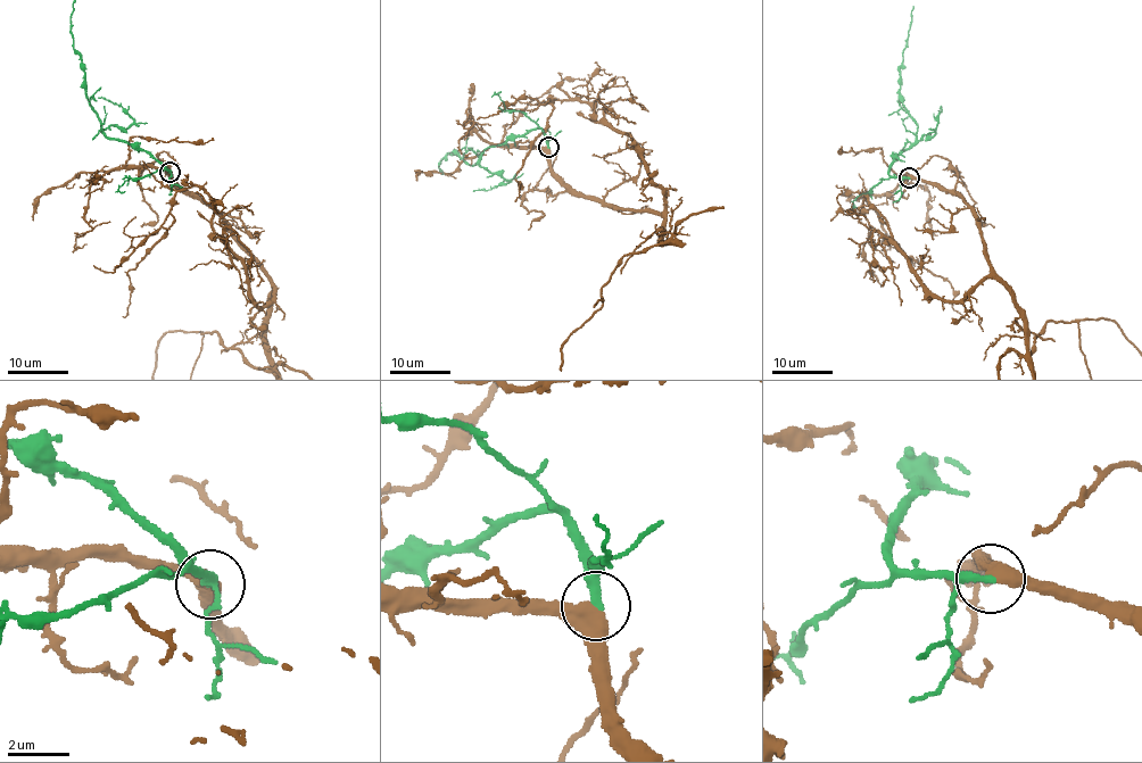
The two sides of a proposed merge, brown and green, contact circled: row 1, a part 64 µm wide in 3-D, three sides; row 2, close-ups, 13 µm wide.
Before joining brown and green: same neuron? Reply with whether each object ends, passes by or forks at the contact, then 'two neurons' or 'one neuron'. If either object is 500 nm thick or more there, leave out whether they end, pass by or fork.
brown passes by | green passes by | one neuron

